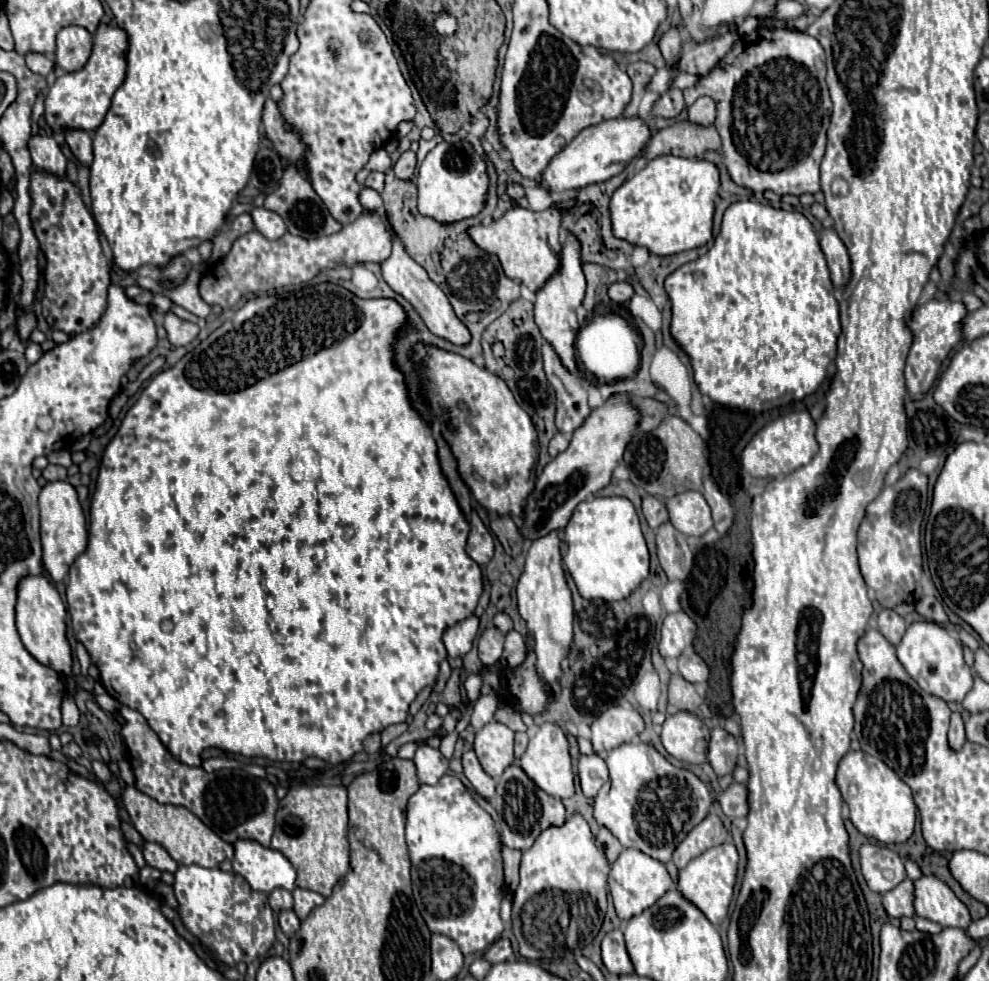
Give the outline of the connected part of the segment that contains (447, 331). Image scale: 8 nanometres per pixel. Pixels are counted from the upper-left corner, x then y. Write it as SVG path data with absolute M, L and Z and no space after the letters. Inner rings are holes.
M399 240L393 242L393 254L381 264L383 270L383 278L385 282L399 292L405 300L411 302L411 306L419 312L419 316L423 318L425 326L439 338L445 338L449 342L453 342L455 346L467 346L471 342L471 332L469 328L457 318L453 306L449 304L447 294L427 276L427 272L405 252L405 248L399 244Z

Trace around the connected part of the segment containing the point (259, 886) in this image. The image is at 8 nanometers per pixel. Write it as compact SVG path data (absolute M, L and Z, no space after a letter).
M237 840L233 848L233 872L241 874L253 890L269 894L275 888L295 888L295 870L279 850L265 848L255 840Z

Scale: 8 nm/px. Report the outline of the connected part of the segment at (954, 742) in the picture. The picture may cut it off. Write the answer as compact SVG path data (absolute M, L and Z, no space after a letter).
M955 712L951 714L951 728L949 728L949 748L951 750L961 750L965 744L965 728L961 716Z

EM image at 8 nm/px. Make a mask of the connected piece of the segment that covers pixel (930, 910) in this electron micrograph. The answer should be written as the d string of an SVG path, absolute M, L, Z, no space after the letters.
M923 876L915 880L915 914L945 928L967 928L971 924L967 906L945 882L935 876Z

